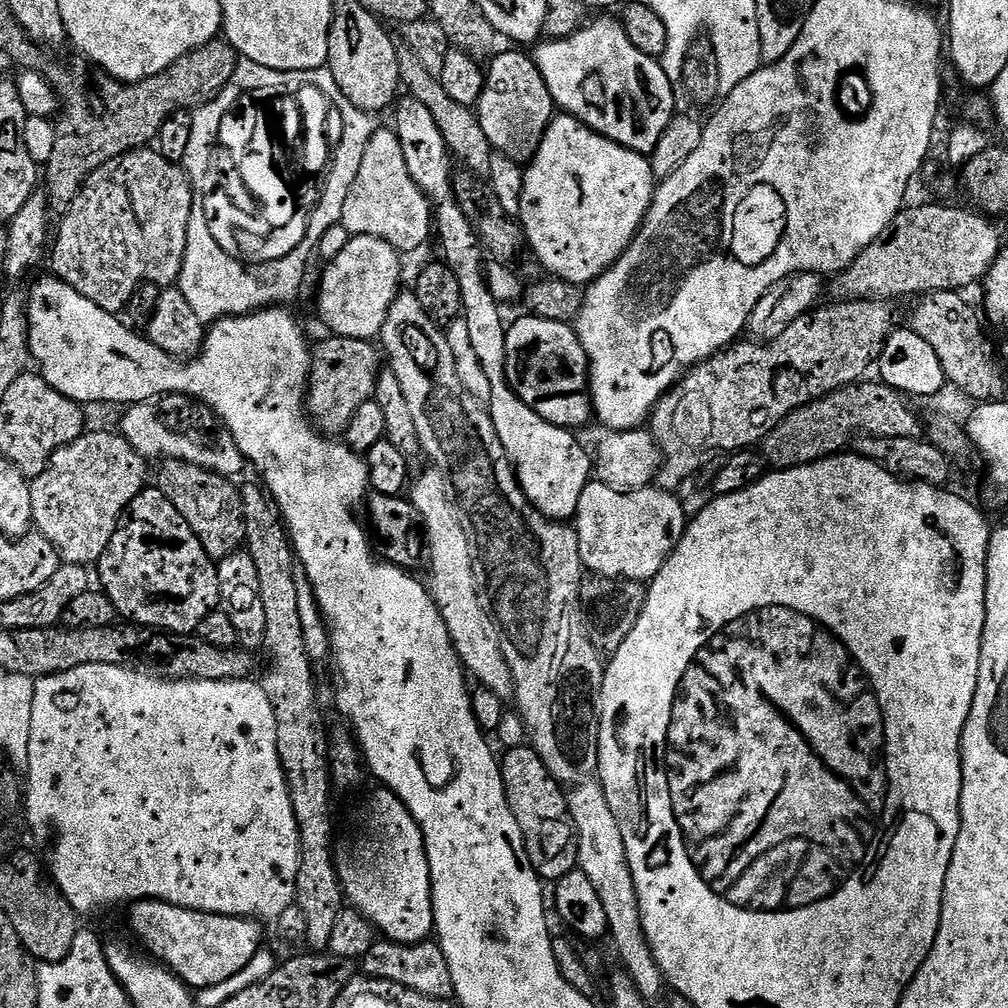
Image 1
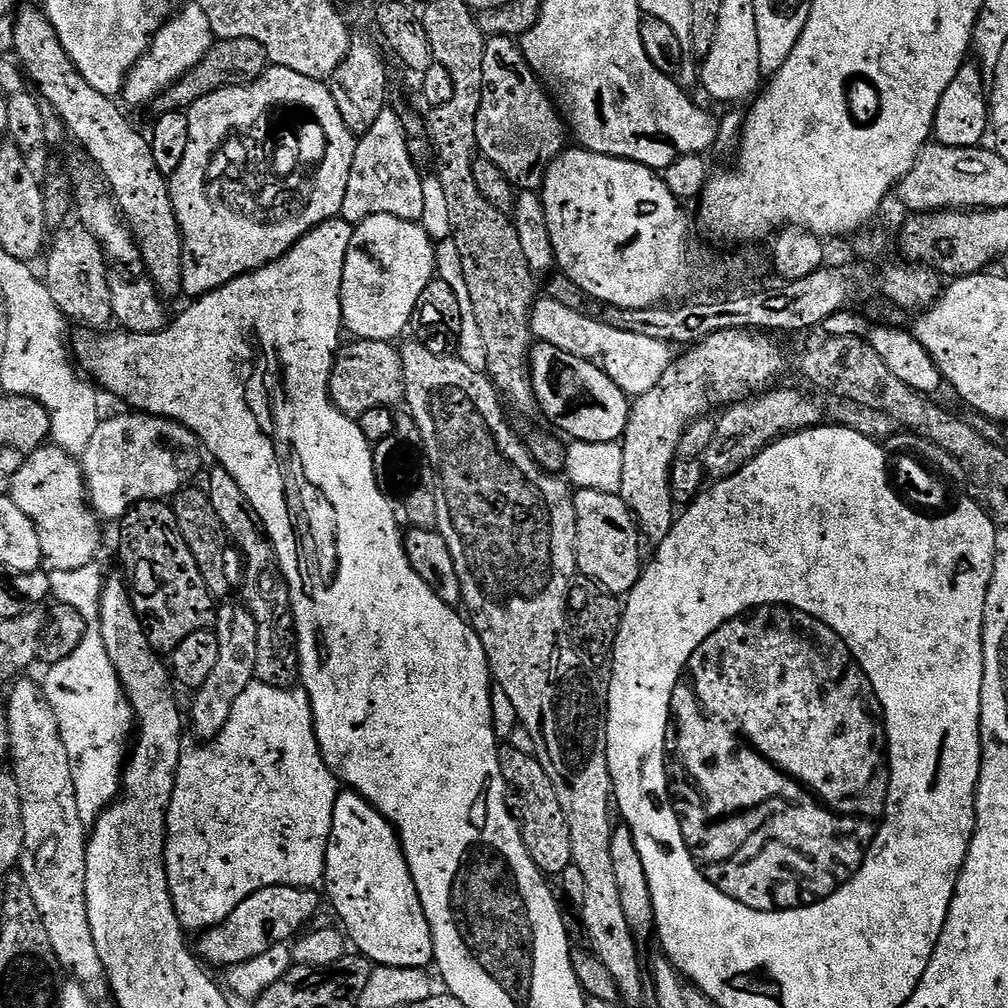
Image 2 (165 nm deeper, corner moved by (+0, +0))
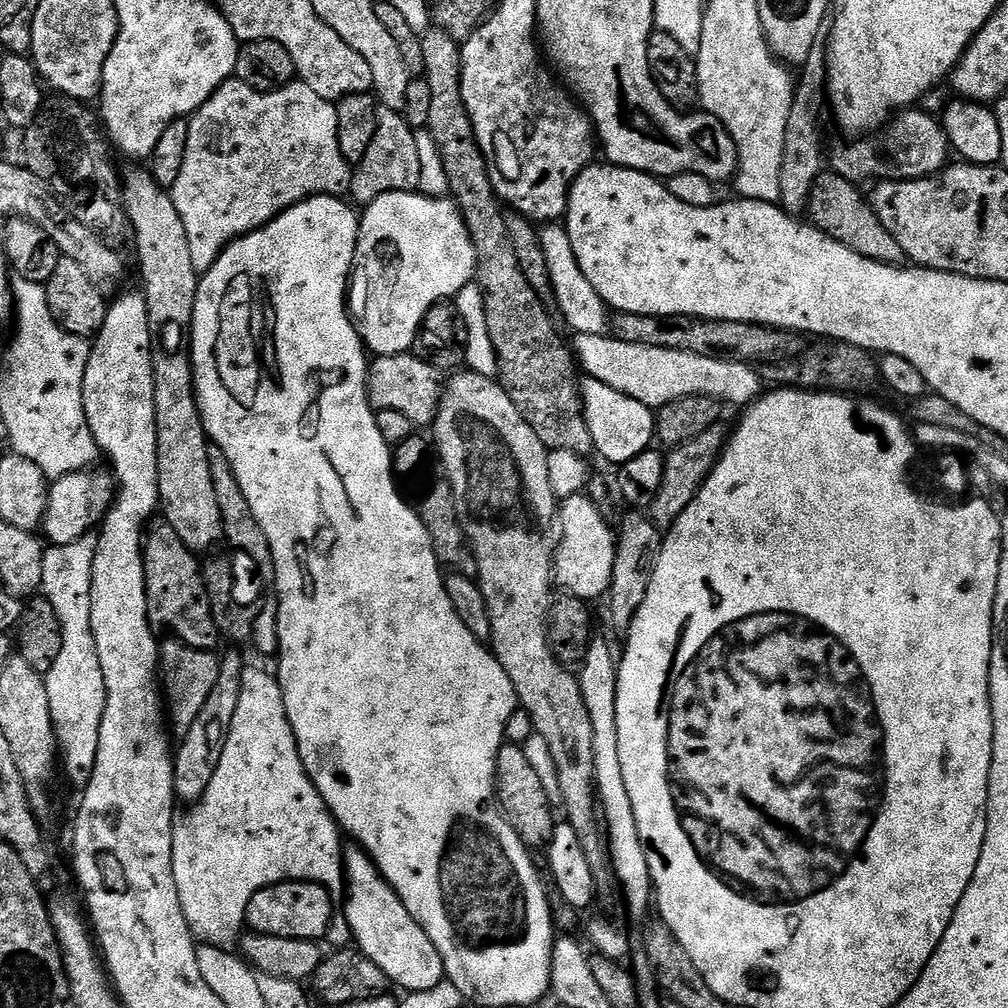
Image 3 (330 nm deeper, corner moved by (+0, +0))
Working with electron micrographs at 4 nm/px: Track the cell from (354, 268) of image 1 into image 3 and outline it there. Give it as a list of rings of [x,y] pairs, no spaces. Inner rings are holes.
[[[419,190],[415,192],[391,192],[390,194],[382,194],[375,202],[363,209],[360,216],[360,233],[356,243],[355,267],[357,269],[364,268],[364,284],[368,287],[368,293],[364,296],[364,313],[361,314],[360,320],[358,316],[360,339],[363,340],[365,349],[373,357],[393,356],[394,354],[408,352],[417,343],[420,326],[424,323],[426,314],[432,307],[441,302],[451,301],[466,285],[473,283],[476,274],[476,251],[474,250],[474,242],[468,233],[466,222],[462,218],[459,208],[451,199],[425,196]]]

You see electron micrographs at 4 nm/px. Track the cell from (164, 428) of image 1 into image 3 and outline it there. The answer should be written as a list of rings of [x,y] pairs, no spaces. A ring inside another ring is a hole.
[[[96,471],[75,472],[57,476],[51,481],[42,521],[42,532],[46,540],[48,535],[49,545],[66,546],[70,542],[78,542],[78,538],[89,535],[107,516],[114,499],[114,480],[107,471]]]

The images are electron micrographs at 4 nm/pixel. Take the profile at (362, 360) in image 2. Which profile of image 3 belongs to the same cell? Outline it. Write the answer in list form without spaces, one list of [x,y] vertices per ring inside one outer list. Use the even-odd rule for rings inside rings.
[[[403,352],[393,356],[375,357],[368,365],[368,400],[372,403],[373,409],[376,410],[398,410],[410,418],[413,426],[431,426],[436,422],[436,412],[440,409],[441,400],[444,397],[445,381],[442,379],[441,369],[430,366],[422,358],[415,354]]]

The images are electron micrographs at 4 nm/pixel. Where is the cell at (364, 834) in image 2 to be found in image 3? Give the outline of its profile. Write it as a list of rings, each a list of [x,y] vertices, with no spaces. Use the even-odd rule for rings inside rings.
[[[352,846],[344,852],[344,878],[344,916],[356,939],[355,947],[377,963],[396,988],[405,988],[405,993],[431,990],[445,983],[444,963],[434,942],[430,942],[426,930],[414,922],[410,910],[406,910],[396,891],[385,882],[383,874],[363,848]]]

